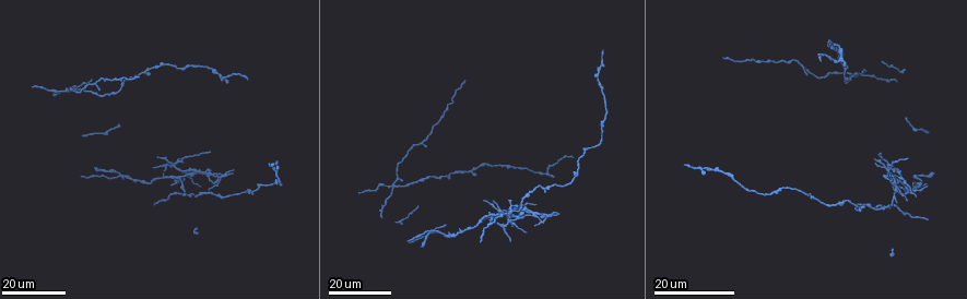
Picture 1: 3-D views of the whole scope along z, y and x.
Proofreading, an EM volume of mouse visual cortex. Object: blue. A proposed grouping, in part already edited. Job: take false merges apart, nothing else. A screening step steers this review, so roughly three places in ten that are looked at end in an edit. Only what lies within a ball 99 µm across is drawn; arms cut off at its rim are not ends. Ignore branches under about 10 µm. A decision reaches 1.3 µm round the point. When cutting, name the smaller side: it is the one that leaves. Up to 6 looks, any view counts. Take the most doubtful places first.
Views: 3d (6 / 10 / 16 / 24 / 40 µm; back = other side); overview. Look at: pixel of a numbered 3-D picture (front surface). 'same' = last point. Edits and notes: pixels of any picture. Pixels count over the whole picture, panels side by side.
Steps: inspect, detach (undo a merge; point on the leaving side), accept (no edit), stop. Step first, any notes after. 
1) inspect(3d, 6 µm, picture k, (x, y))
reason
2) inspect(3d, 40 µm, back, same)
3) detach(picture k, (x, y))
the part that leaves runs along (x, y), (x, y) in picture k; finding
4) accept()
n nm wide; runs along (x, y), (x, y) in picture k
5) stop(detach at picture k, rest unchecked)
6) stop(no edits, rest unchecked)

inspect(3d, 24 µm, picture 1, (518, 215))
four or more arms meet

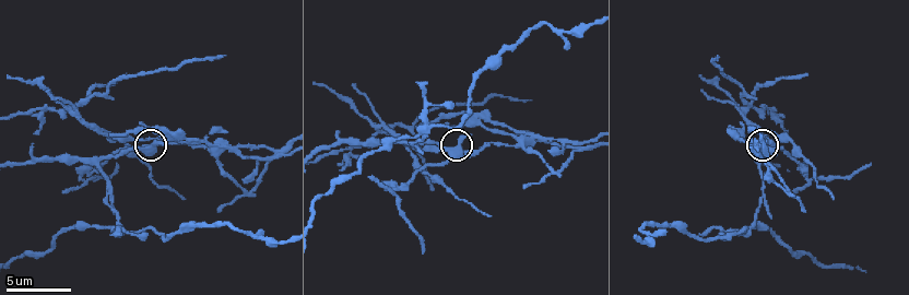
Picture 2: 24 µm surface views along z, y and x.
inspect(3d, 10 µm, picture 2, (146, 140))

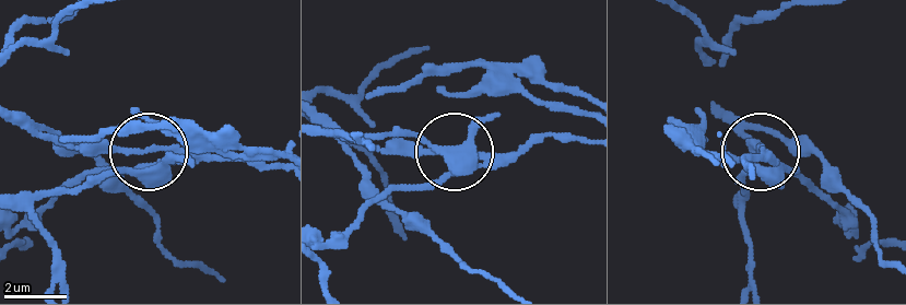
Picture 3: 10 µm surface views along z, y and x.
detach(picture 3, (115, 152))
140 nm wide; a second neuron is stuck on

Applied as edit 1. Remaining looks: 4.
inspect(3d, 10 µm, picture 2, (415, 136))
three-way junction

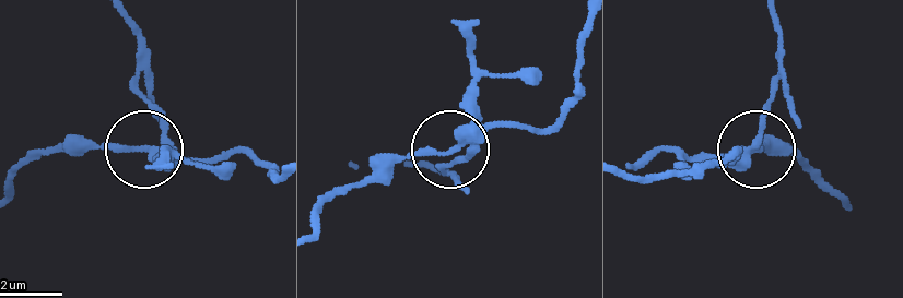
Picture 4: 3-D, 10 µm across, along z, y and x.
detach(picture 4, (126, 151))
the part that leaves runs along (476, 128), (551, 126), (572, 88), (585, 26) in picture 4; a second neuron is stuck on

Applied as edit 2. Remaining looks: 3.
inspect(overview)

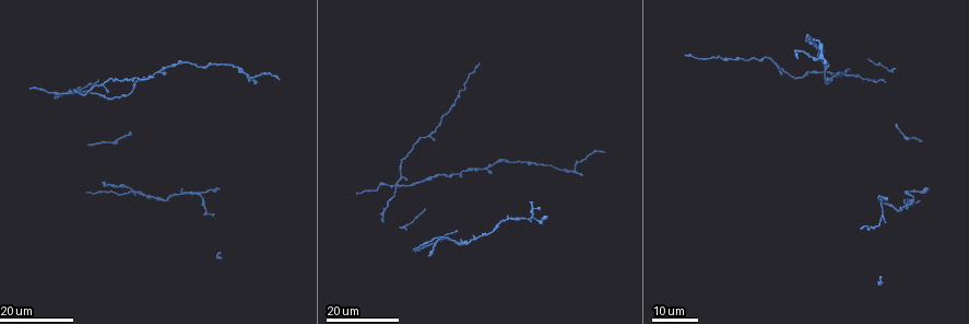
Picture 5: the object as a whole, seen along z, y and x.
inspect(3d, 24 µm, picture 5, (395, 186))
four arms meet

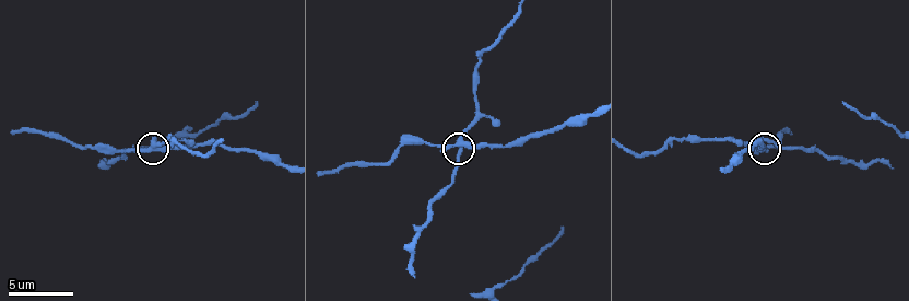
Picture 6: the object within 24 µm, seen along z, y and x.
inspect(3d, 6 µm, picture 6, (460, 140))

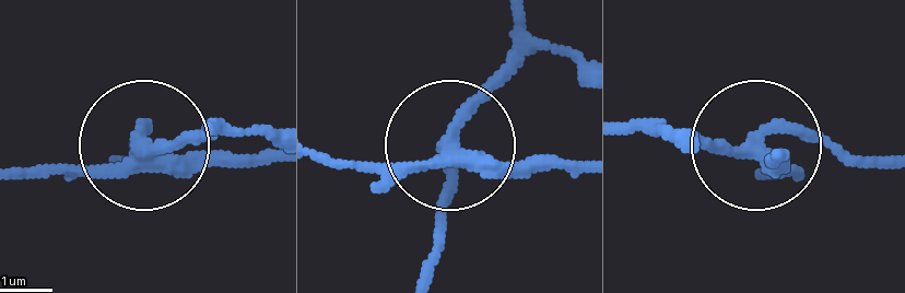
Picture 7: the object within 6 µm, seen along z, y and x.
detach(picture 7, (443, 230))
4 arms; the part that leaves runs along (446, 143), (507, 56), (512, 16) in picture 7; a second neuron is stuck on

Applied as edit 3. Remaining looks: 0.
stop(detach at picture 3, detach at picture 4, detach at picture 7, rest unchecked)

